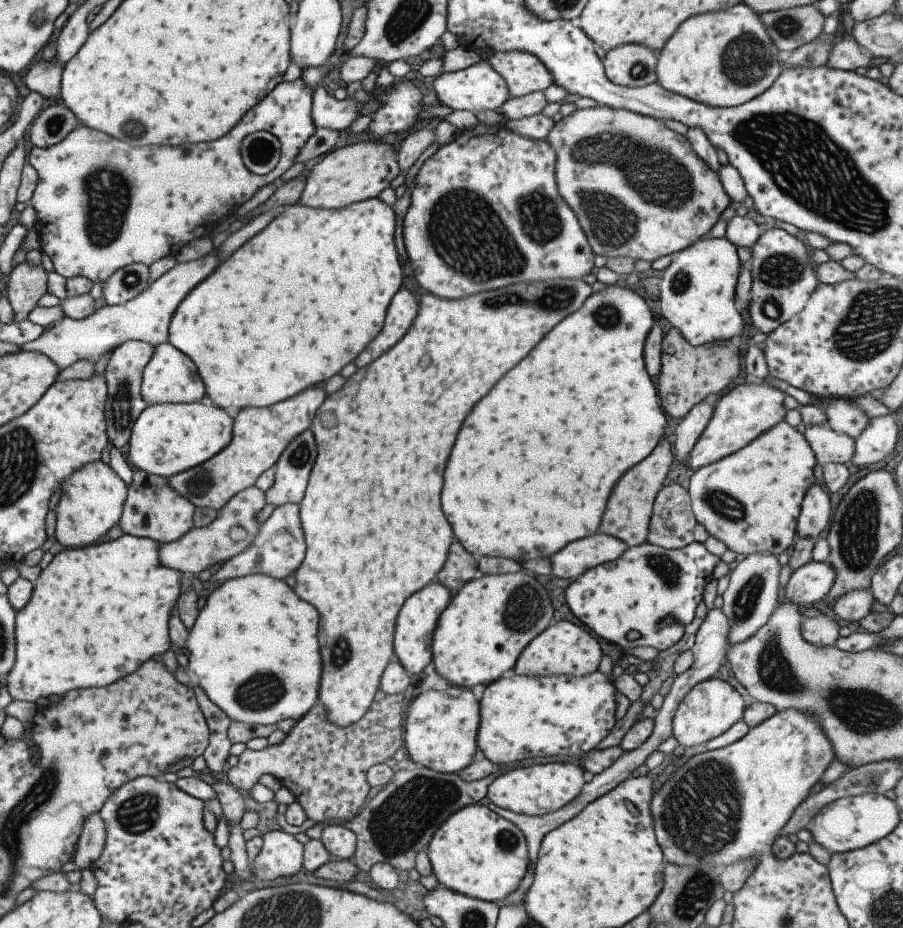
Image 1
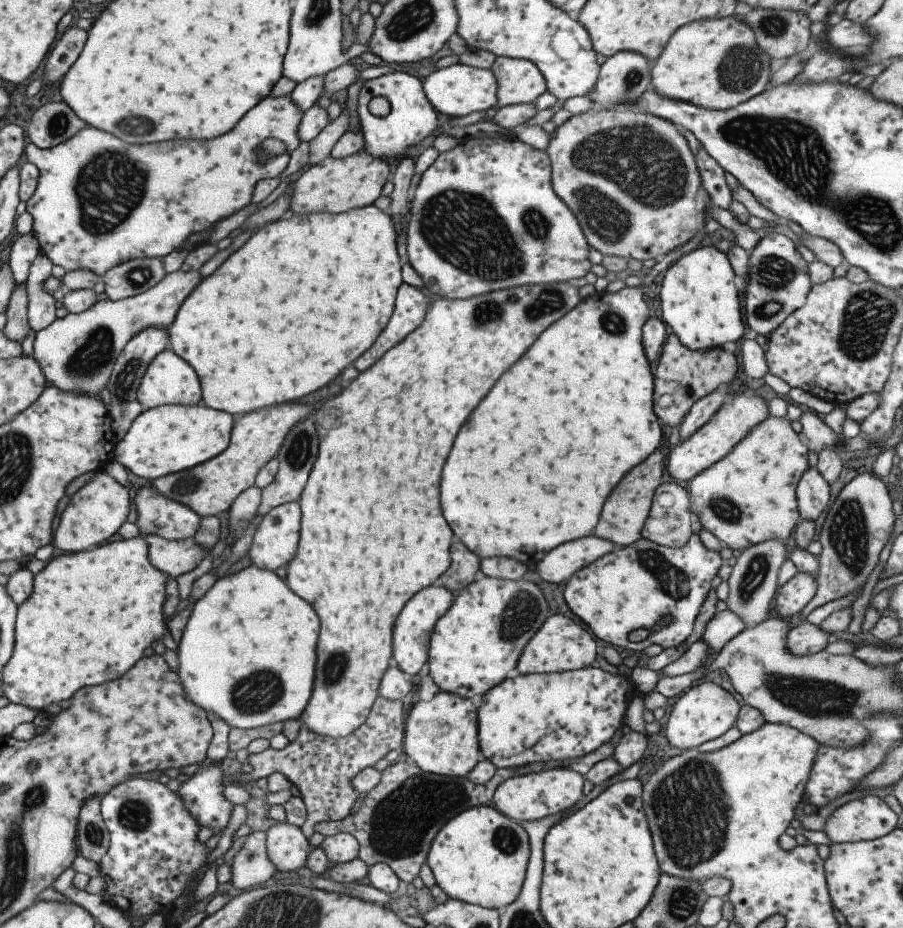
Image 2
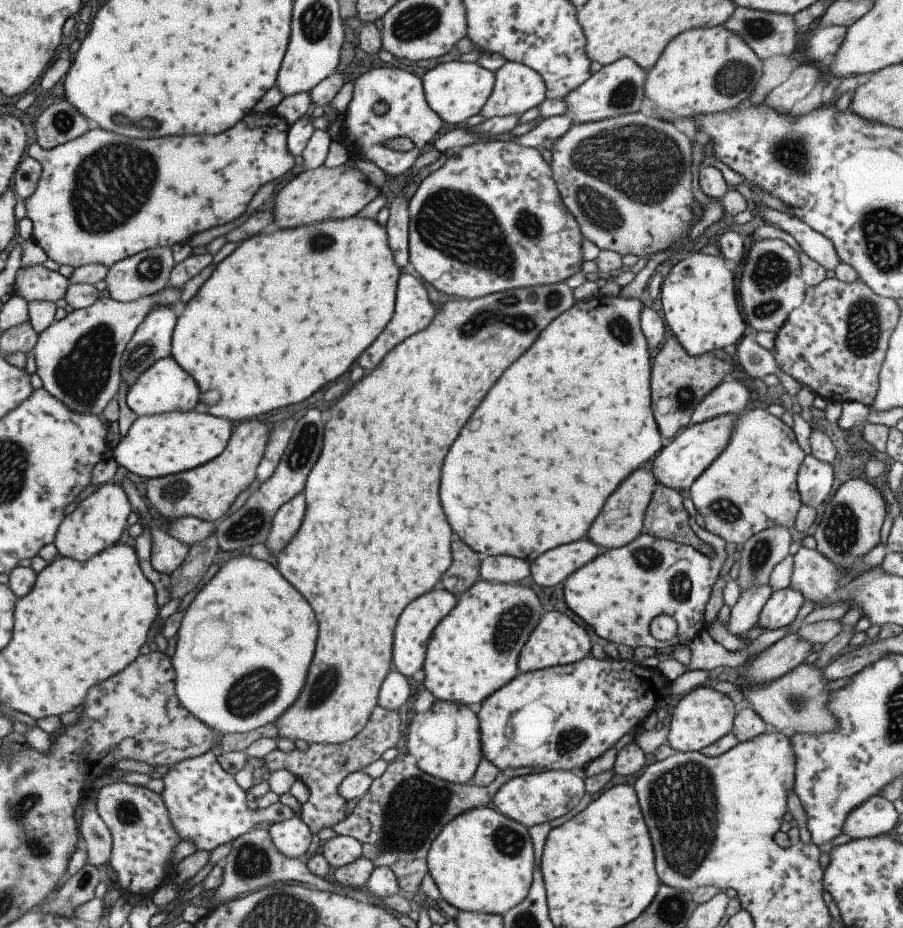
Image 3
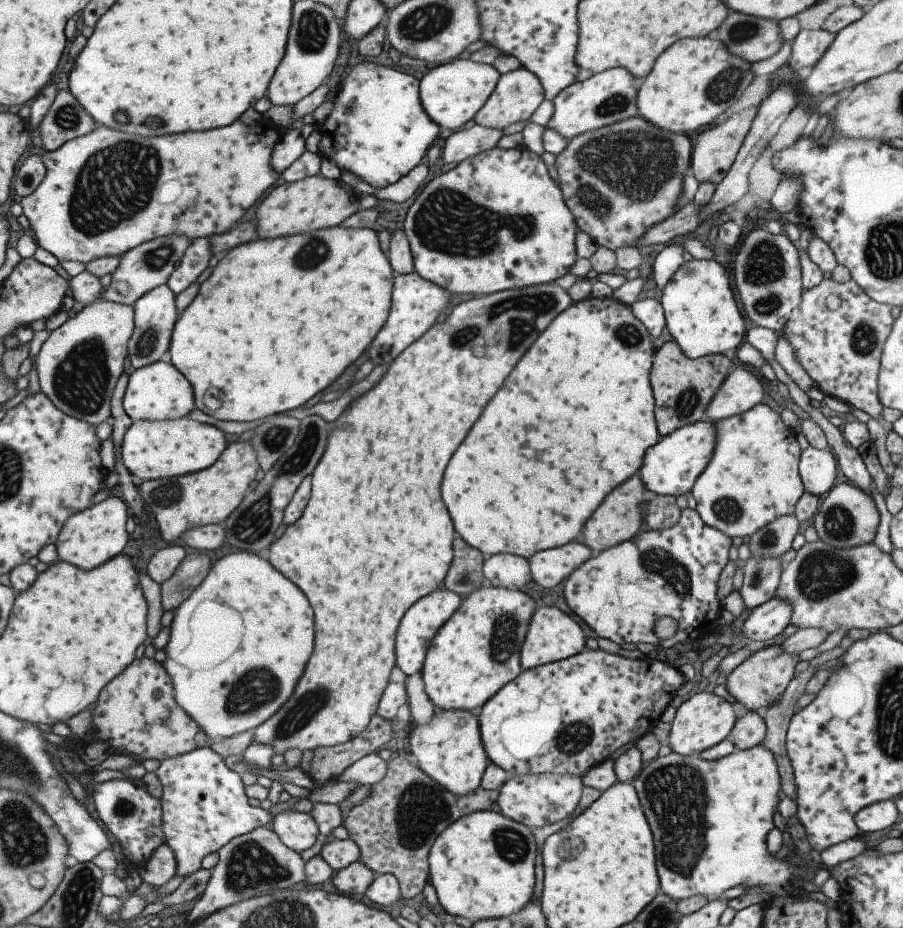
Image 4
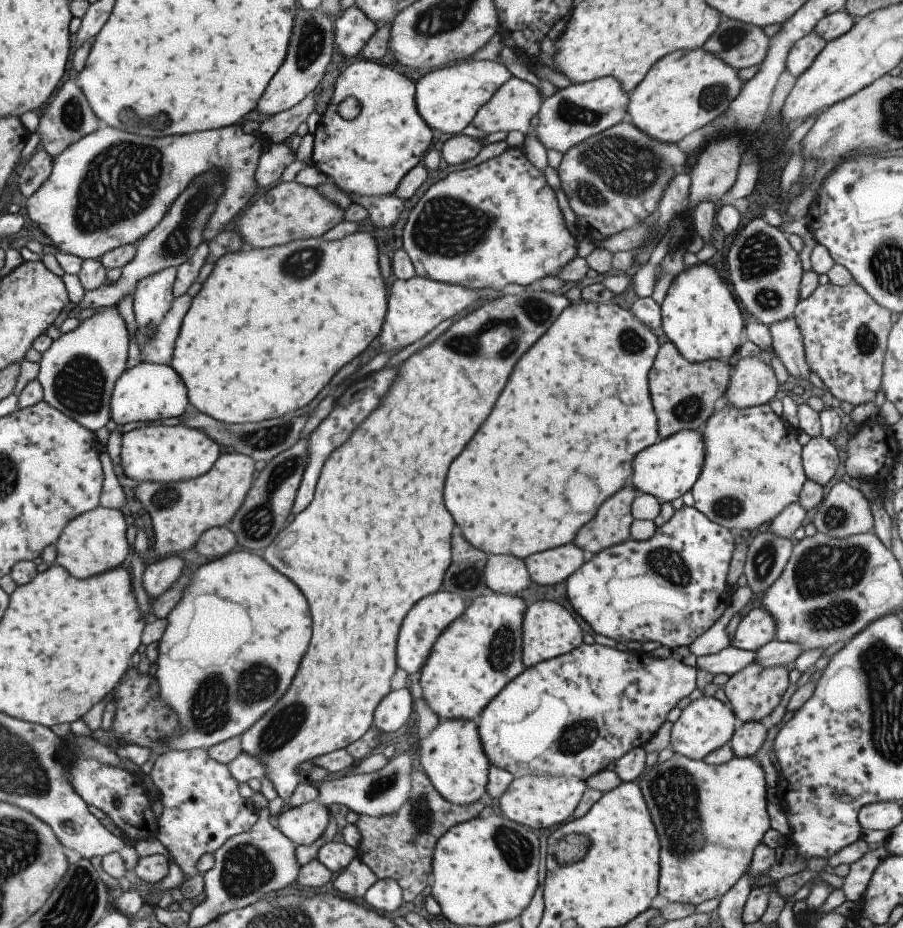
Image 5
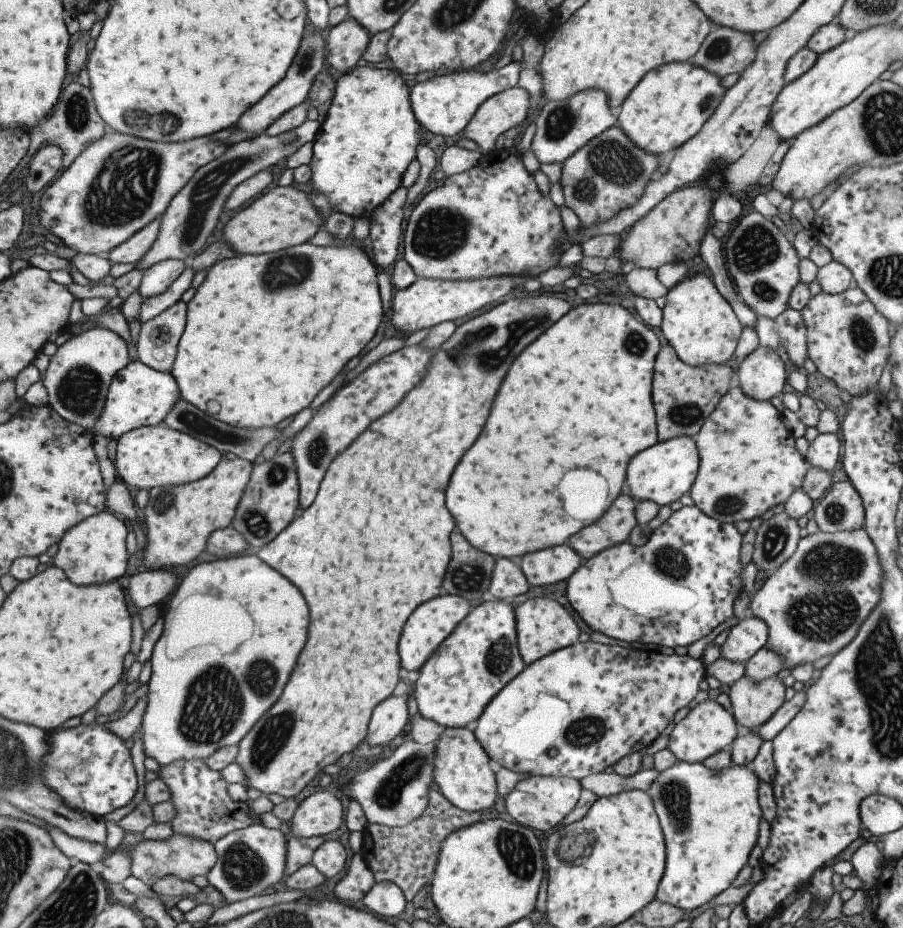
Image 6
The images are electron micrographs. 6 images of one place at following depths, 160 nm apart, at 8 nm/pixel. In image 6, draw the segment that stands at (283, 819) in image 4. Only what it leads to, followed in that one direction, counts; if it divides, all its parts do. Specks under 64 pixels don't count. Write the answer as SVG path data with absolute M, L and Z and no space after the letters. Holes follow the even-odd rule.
M321 791L296 806L284 831L297 839L318 837L337 830L343 820L341 802L331 791Z

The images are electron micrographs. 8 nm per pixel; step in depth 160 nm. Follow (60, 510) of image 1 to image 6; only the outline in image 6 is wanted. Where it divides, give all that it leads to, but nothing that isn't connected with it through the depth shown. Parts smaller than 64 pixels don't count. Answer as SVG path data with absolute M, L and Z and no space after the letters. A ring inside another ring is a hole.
M105 510L84 518L68 528L60 538L53 566L60 568L74 585L87 586L115 581L123 576L127 562L125 535L129 531L126 522Z

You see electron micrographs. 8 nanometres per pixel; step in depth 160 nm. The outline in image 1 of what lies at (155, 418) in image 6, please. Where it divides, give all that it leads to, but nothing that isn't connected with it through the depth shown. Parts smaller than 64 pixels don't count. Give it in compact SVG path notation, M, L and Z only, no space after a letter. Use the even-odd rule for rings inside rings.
M169 343L154 347L150 359L143 367L140 380L140 395L147 406L161 403L192 403L205 394L204 384L193 361Z

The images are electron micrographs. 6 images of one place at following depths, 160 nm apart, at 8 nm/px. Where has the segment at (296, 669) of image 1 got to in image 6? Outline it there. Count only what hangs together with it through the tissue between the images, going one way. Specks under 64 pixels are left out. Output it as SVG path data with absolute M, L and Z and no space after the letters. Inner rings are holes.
M248 552L211 562L195 564L183 576L177 588L174 588L169 600L169 606L163 614L162 633L155 642L149 658L151 675L147 682L147 703L142 714L139 730L144 756L153 758L161 767L176 760L205 760L217 748L236 745L249 732L249 729L255 724L255 720L279 698L281 688L287 682L287 678L289 678L289 674L291 674L291 670L295 666L295 660L297 660L298 654L303 648L303 644L305 644L307 624L309 624L307 606L305 606L305 600L299 594L299 590L276 570L267 566L257 555L249 554Z

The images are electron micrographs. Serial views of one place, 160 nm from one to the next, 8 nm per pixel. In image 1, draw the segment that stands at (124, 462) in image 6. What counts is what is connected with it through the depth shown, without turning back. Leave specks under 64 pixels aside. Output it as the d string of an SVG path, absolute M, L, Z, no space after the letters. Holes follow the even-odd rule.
M161 403L145 407L131 427L124 449L129 465L145 474L168 479L199 466L223 450L232 437L232 419L218 406L192 403Z

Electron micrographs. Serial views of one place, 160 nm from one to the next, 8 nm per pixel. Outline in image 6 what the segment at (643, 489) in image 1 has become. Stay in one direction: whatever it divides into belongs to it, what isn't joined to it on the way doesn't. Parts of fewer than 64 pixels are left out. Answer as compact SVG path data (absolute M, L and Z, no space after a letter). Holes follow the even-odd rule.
M622 491L593 524L572 534L568 544L583 560L603 549L628 540L631 528L637 524L634 515L636 501Z

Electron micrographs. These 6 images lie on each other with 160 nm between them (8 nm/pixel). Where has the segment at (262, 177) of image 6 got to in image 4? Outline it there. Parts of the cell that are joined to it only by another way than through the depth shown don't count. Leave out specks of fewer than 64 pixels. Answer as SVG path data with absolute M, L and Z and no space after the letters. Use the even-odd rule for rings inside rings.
M287 129L271 150L269 166L273 172L281 175L304 151L304 139L300 131Z

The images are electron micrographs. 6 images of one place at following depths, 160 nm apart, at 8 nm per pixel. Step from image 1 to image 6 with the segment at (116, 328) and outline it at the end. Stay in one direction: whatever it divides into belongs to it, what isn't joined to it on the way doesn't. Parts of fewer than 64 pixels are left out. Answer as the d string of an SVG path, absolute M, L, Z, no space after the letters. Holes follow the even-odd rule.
M101 326L72 335L49 357L43 379L47 404L63 421L92 432L102 413L110 380L130 361L126 342L116 333Z

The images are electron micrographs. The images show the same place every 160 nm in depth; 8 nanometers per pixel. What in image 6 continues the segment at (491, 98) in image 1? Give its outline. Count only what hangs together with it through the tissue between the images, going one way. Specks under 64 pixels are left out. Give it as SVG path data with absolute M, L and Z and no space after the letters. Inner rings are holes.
M511 62L501 68L493 67L488 72L461 69L460 71L441 72L433 78L423 78L409 90L413 116L423 130L451 138L464 130L465 125L471 120L473 113L482 102L494 94L514 87L518 81L519 71L519 63Z

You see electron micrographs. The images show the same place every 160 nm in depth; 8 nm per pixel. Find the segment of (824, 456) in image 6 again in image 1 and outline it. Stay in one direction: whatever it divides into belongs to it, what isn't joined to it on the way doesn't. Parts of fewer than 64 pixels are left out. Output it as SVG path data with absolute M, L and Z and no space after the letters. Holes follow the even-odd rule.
M815 483L808 488L796 520L797 539L810 538L817 541L819 534L827 529L831 512L827 493L822 485Z

